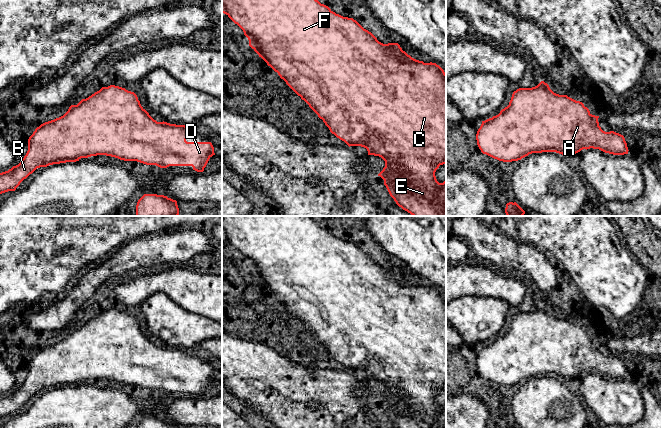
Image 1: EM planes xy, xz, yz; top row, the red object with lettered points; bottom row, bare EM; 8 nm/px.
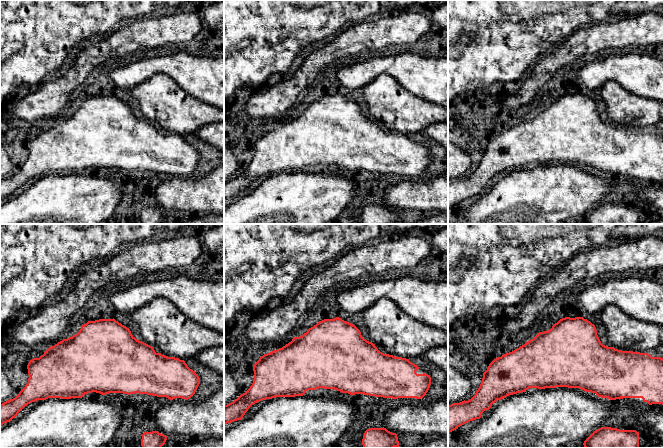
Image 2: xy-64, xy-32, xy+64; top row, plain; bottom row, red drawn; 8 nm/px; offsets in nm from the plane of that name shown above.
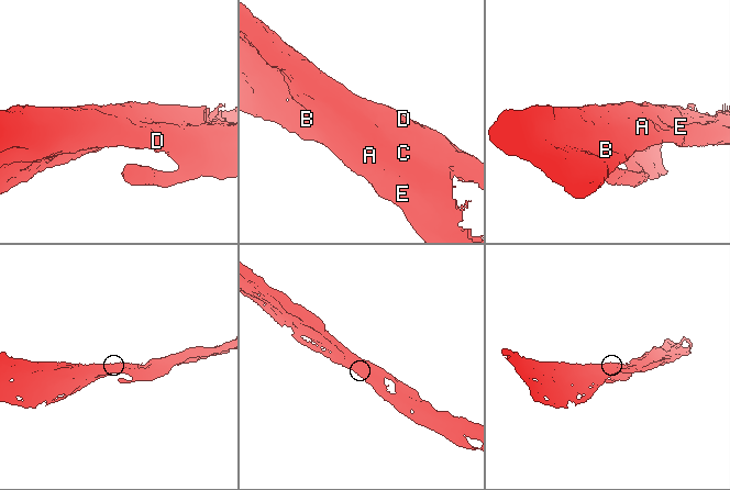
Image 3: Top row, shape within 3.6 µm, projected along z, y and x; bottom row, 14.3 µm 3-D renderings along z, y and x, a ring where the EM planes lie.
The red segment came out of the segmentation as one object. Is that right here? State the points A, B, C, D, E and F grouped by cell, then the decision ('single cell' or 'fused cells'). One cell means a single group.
A B C E F / D | fused cells

